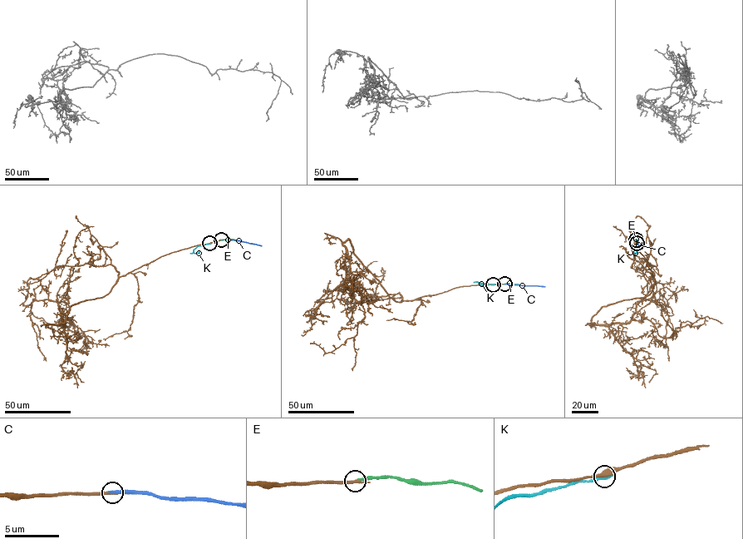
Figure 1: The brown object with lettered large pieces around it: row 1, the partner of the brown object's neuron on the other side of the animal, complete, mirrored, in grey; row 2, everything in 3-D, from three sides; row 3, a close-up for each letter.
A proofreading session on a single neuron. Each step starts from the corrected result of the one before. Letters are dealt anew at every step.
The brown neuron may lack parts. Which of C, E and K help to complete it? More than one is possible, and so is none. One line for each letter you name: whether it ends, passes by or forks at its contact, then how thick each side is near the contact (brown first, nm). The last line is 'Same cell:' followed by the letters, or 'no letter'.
C: it ends | 190/360 nm
Same cell: C

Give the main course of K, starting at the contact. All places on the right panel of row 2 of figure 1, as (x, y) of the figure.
K: (637, 243), (634, 253), (637, 251)

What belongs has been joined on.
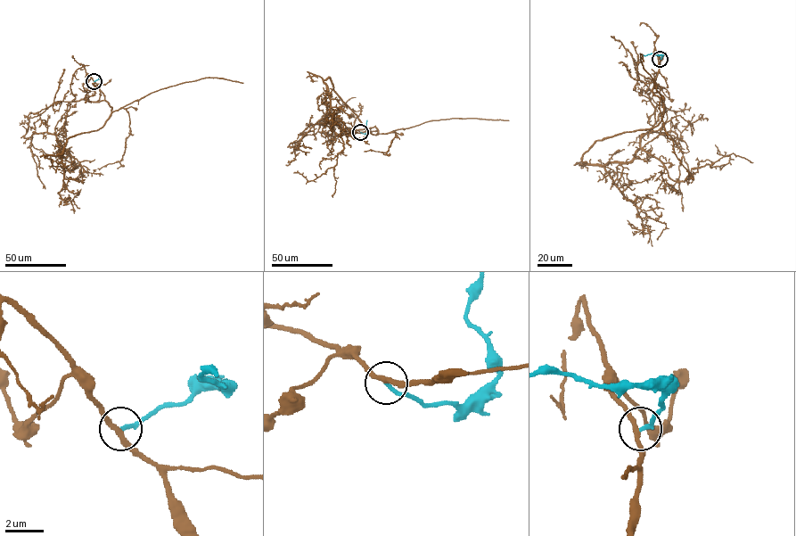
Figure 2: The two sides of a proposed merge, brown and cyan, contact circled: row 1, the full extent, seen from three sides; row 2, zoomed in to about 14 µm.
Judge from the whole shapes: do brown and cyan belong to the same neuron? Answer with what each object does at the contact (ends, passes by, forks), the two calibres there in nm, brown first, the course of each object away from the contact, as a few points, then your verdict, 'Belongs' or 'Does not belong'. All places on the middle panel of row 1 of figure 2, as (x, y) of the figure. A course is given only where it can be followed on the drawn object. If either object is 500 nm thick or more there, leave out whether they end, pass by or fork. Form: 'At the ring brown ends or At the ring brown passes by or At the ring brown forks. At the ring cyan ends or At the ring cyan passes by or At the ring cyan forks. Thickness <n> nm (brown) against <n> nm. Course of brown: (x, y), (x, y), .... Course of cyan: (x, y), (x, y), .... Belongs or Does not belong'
At the ring brown passes by. At the ring cyan ends. Thickness 240 nm (brown) against 190 nm. Course of brown: (360, 132), (378, 130), (367, 129), (328, 78), (326, 119), (343, 149), (336, 164), (312, 180), (294, 172). Course of cyan: (360, 132), (367, 132), (366, 120). Belongs

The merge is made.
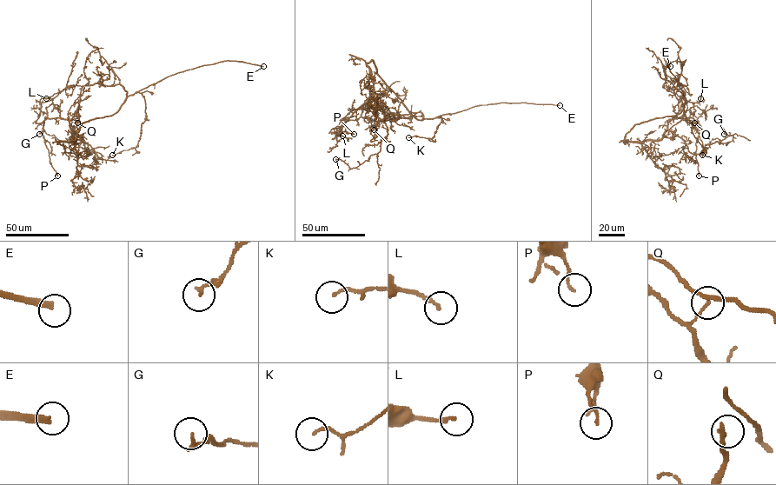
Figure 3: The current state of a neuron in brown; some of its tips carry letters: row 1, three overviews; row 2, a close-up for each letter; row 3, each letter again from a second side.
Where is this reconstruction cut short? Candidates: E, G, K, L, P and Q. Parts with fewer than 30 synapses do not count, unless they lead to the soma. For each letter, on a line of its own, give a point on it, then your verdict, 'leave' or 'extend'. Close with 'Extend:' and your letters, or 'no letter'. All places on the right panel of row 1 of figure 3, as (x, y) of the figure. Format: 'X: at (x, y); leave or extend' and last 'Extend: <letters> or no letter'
E: at (670, 66); extend
G: at (724, 134); leave
K: at (702, 155); leave
L: at (700, 98); leave
P: at (699, 176); leave
Q: at (694, 122); leave
Extend: E

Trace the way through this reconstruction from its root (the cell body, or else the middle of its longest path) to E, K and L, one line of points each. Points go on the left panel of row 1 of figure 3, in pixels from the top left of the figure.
E: (87, 121), (113, 115), (128, 96), (177, 72), (227, 61), (263, 66)
K: (87, 121), (113, 115), (130, 95), (139, 92), (143, 97), (146, 118), (141, 124), (137, 144), (112, 155)
L: (87, 121), (115, 114), (124, 101), (124, 88), (119, 84), (69, 85), (54, 97), (39, 102), (46, 98)

